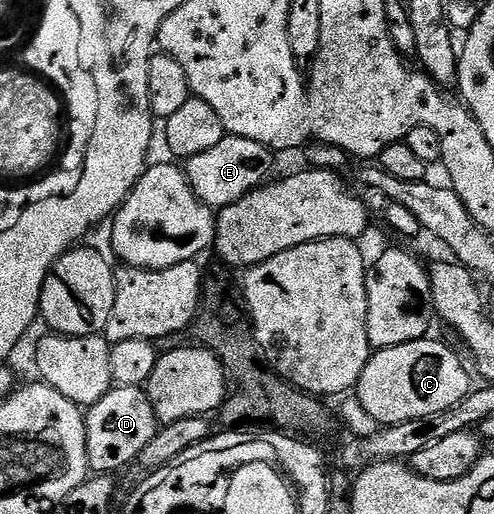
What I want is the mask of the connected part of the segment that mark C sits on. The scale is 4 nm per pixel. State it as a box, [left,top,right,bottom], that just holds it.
[357,336,473,427]

